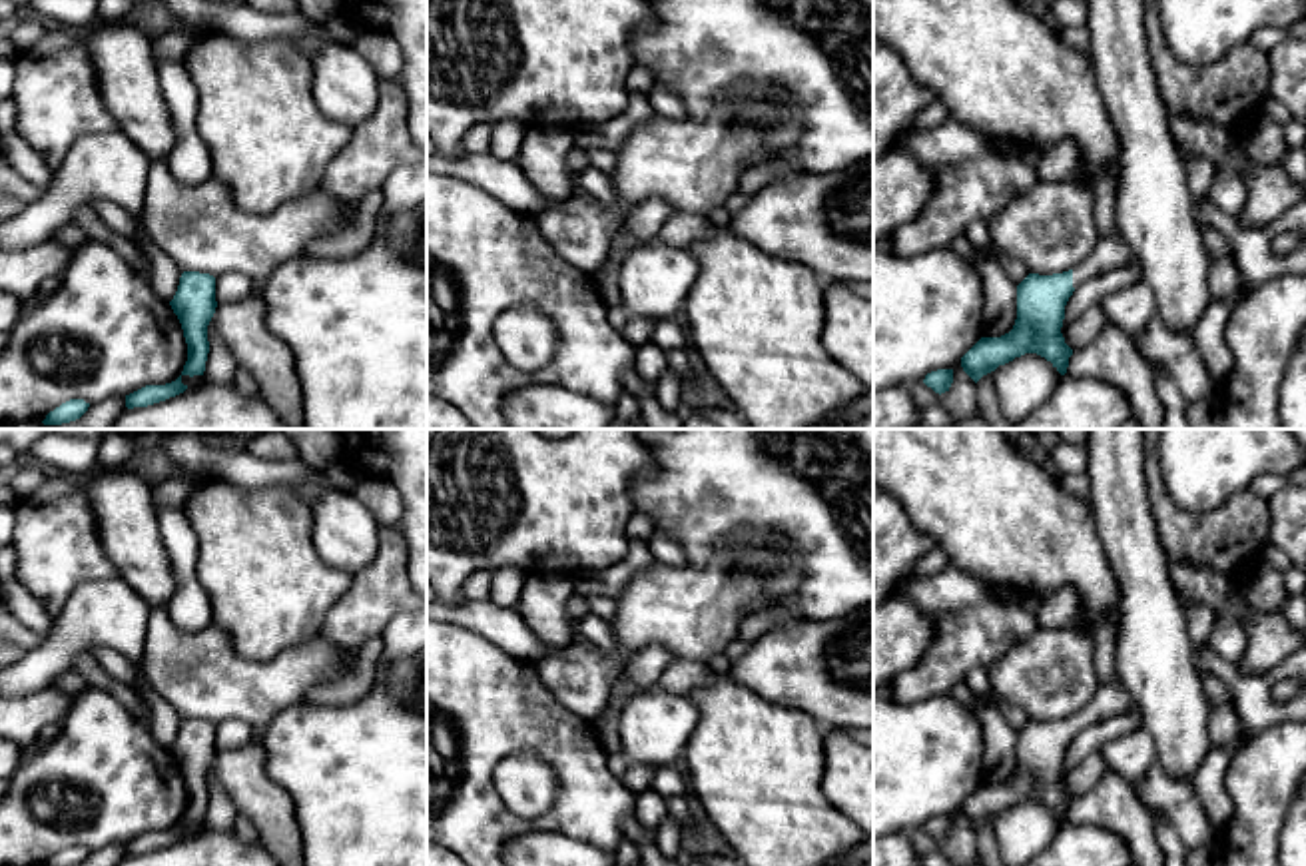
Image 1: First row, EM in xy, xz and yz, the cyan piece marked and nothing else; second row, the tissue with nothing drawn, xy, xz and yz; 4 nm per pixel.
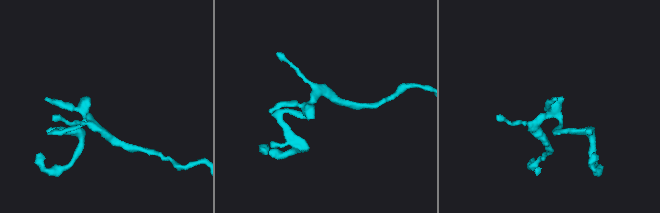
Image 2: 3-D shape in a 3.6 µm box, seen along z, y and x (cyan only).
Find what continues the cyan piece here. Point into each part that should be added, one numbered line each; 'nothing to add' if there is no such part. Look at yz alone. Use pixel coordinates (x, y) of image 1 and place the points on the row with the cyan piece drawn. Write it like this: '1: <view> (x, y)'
1: yz (1111, 252)

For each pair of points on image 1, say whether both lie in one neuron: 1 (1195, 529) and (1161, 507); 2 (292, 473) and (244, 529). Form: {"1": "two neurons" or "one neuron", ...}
{"1": "one neuron", "2": "two neurons"}

